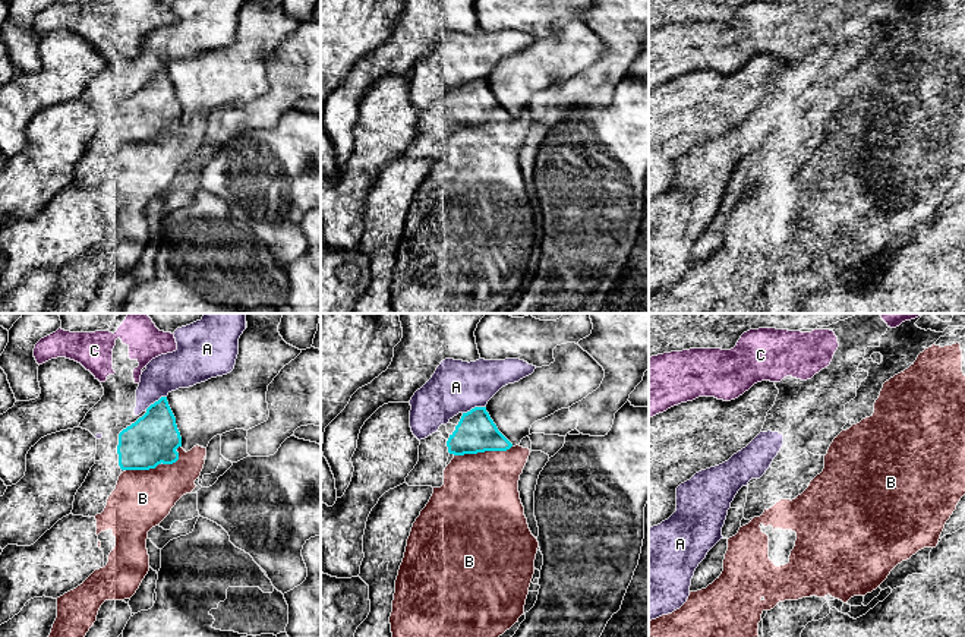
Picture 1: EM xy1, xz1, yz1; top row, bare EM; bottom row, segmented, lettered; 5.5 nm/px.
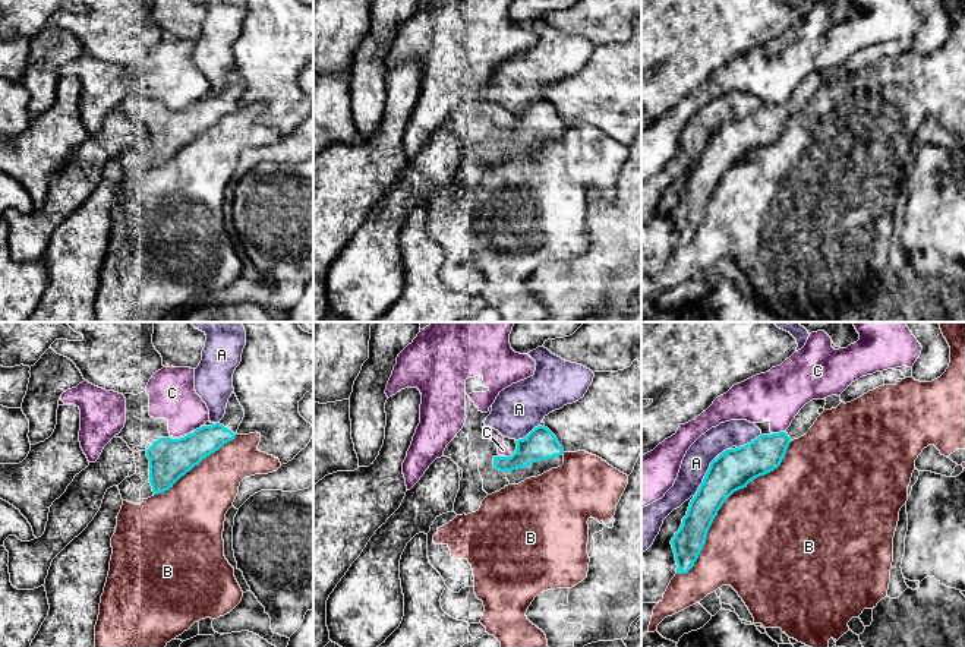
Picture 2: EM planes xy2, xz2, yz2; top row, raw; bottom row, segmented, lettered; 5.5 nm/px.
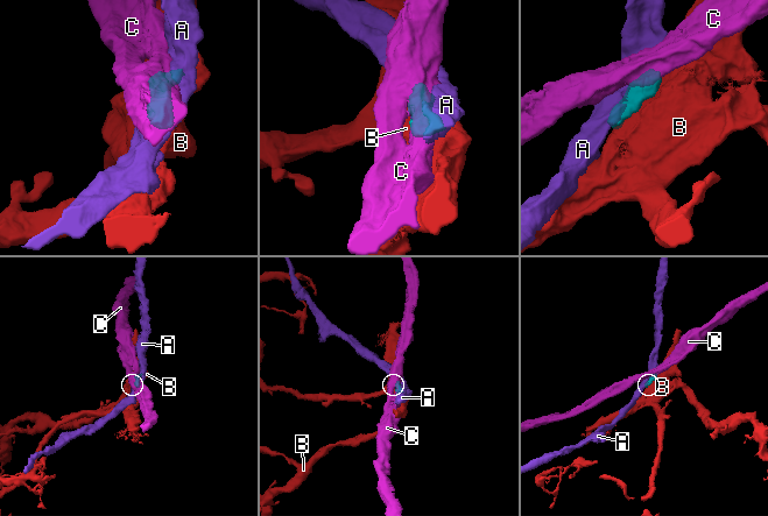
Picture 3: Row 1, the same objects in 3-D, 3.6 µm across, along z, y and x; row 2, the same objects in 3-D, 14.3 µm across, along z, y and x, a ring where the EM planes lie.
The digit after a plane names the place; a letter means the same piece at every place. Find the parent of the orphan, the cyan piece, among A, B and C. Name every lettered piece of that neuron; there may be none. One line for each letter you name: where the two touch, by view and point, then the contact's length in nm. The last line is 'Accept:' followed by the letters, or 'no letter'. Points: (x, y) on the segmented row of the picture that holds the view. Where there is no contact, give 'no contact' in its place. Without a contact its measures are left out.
Accept: no letter

